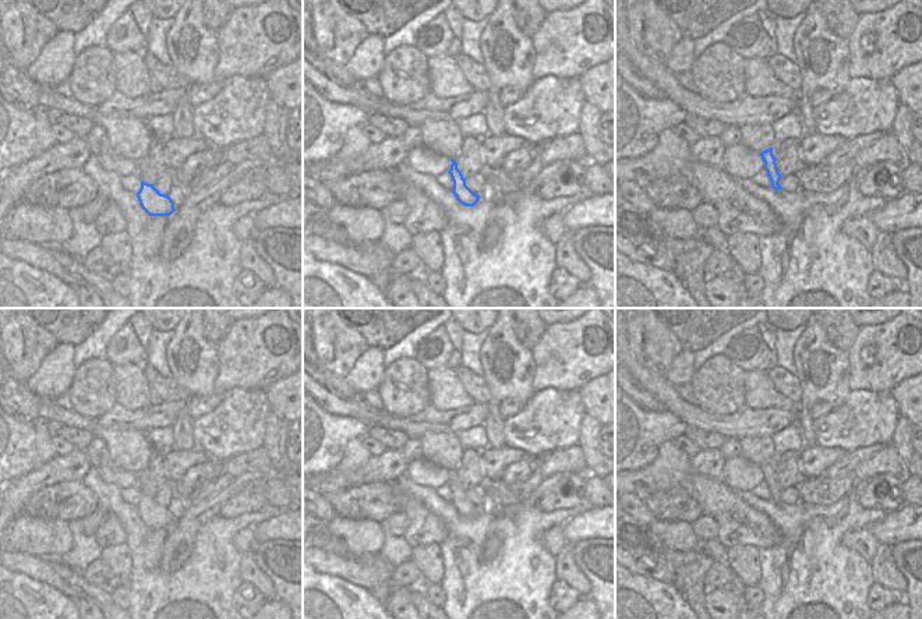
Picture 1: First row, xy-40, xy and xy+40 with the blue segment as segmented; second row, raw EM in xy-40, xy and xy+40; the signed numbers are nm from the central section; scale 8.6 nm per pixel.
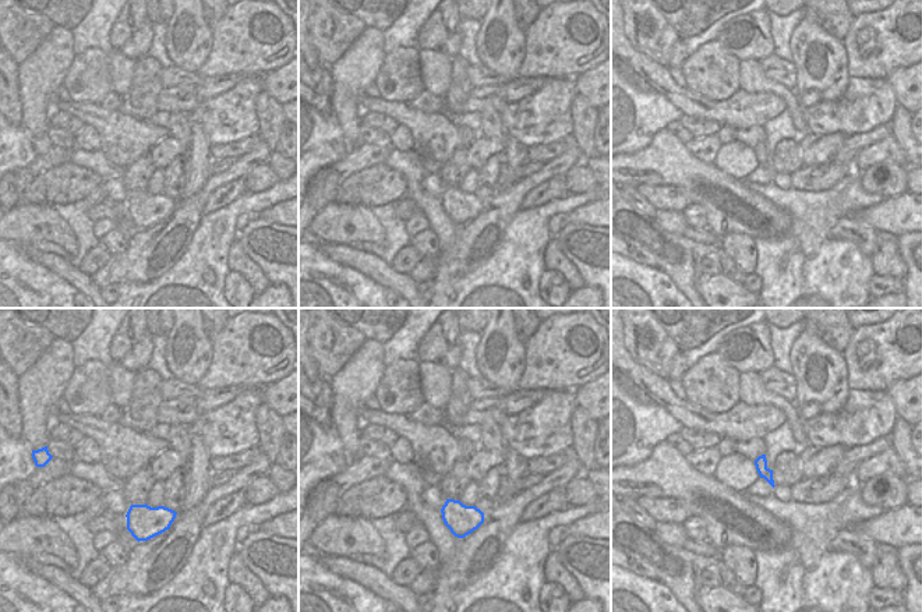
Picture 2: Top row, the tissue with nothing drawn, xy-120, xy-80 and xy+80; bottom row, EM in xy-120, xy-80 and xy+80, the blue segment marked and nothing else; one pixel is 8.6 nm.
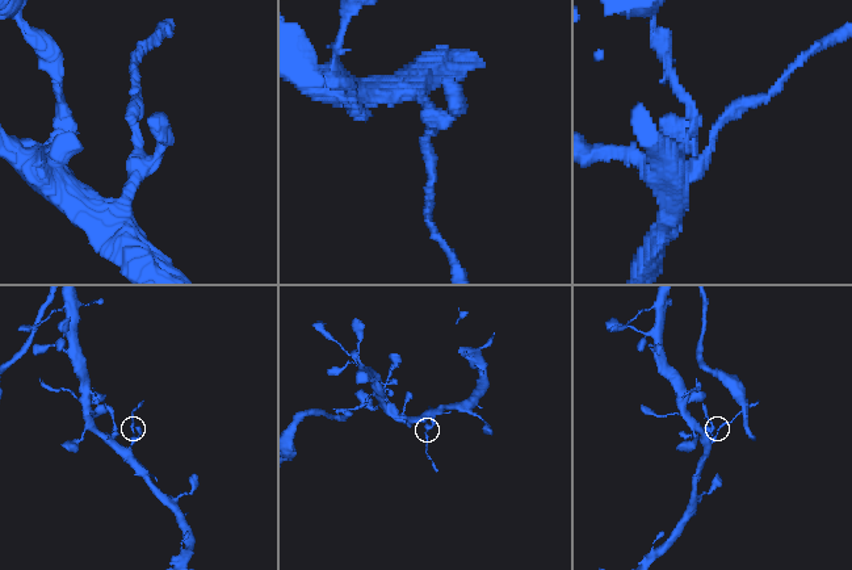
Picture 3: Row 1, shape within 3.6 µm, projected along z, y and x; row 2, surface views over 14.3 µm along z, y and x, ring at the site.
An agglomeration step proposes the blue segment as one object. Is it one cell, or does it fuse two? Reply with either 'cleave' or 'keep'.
cleave

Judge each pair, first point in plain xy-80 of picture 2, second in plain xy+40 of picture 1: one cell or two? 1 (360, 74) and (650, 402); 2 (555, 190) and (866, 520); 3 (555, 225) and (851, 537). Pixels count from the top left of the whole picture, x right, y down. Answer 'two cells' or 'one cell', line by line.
1: two cells
2: two cells
3: one cell

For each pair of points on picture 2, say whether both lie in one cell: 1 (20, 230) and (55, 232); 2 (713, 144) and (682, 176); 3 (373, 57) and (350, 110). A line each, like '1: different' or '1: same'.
1: same
2: different
3: same

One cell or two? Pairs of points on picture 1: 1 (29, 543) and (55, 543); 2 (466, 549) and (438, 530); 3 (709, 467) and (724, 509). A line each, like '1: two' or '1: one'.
1: one
2: two
3: two

